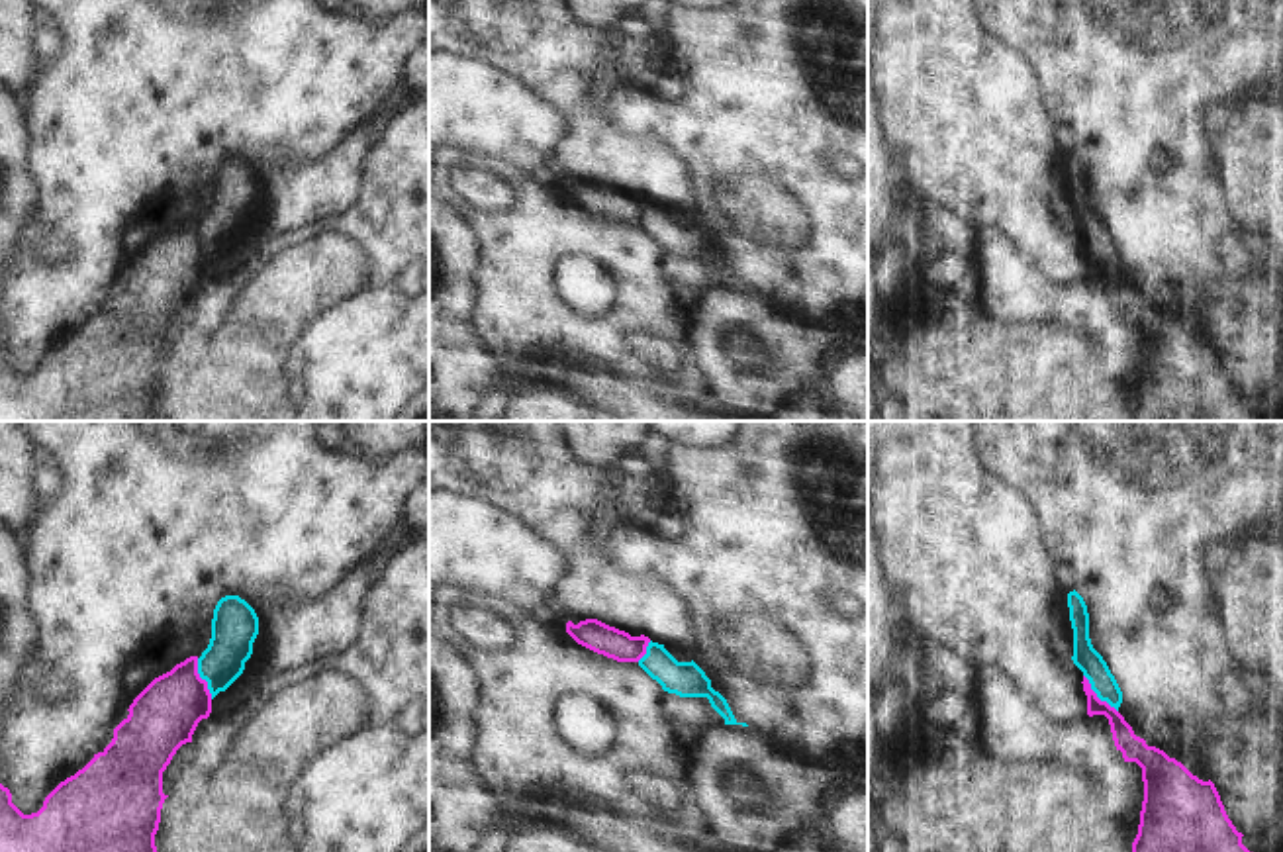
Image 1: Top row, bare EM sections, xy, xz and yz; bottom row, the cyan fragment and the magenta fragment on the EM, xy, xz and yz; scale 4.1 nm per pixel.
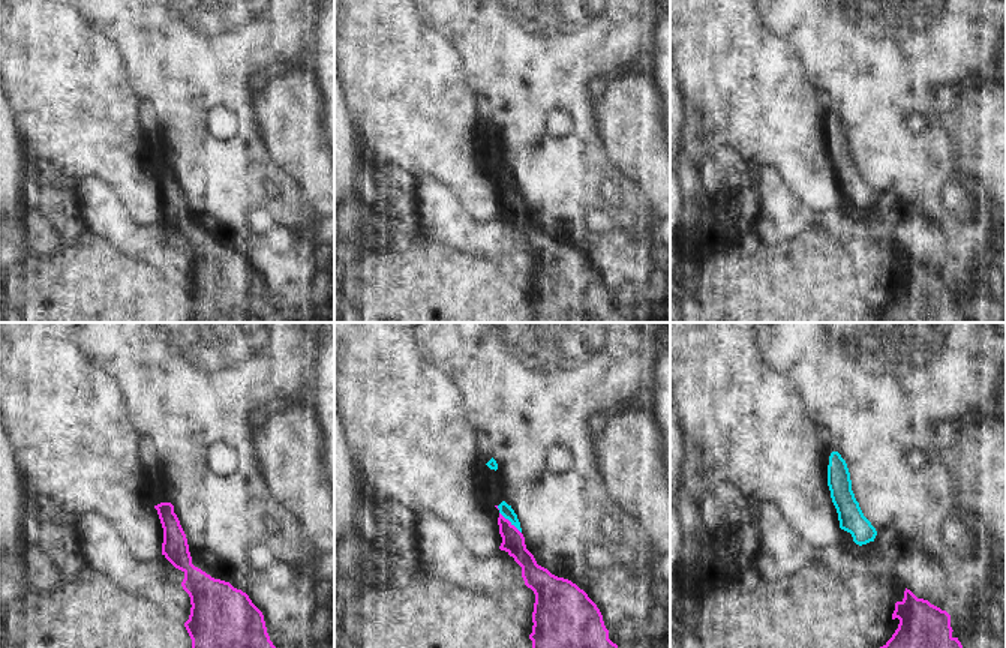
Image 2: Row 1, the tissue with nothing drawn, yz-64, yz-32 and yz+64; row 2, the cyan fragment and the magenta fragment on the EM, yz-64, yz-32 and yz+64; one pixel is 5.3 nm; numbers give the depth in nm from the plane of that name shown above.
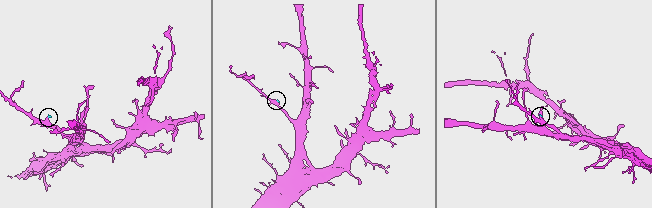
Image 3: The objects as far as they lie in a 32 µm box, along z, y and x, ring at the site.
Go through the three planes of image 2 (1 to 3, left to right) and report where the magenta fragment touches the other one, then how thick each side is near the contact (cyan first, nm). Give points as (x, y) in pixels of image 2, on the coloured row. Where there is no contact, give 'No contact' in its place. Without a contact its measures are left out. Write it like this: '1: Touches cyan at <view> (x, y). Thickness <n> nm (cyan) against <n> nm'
1: No contact
2: Touches cyan at yz-32 (510, 521). Thickness 70 nm (cyan) against 130 nm
3: No contact.

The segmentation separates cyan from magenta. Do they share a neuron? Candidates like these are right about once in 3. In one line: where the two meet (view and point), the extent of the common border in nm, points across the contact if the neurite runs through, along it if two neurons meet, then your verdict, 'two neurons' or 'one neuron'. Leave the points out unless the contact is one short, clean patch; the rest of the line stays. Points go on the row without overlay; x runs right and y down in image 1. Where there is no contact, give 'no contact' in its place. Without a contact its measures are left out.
contact xy (202, 239); length 180 nm; border xy (196, 220), (196, 232), (212, 259); two neurons

